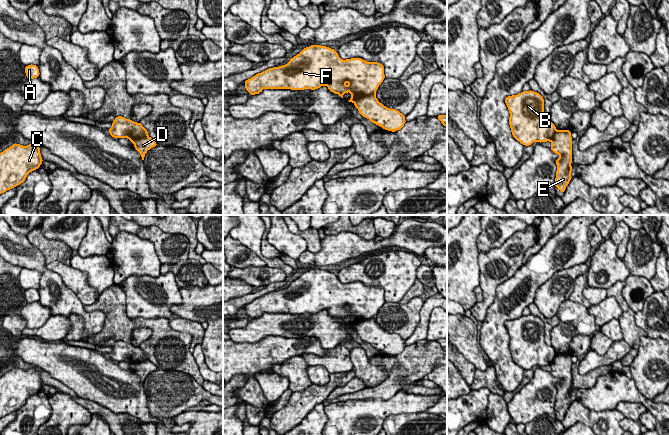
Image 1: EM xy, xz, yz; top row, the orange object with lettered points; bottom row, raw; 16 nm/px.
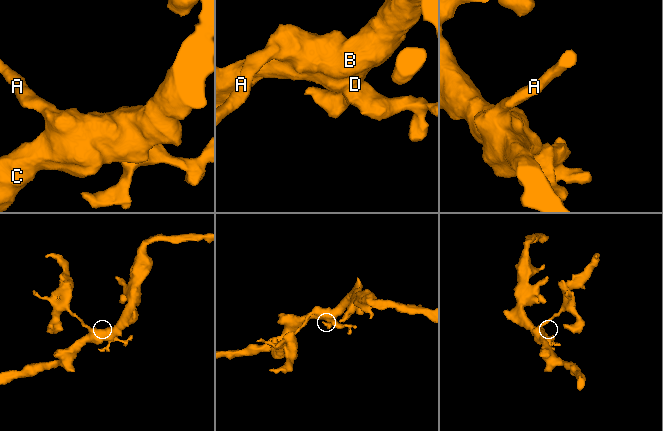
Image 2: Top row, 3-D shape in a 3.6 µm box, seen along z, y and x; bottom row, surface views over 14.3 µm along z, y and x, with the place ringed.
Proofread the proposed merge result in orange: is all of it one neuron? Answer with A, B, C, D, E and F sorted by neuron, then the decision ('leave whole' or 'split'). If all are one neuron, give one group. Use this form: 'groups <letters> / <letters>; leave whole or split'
groups A B C F / D E; split

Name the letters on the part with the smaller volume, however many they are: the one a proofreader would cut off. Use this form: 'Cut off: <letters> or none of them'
Cut off: D, E

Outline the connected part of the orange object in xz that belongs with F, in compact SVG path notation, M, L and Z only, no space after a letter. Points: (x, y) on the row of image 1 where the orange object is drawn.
M311 45L304 48L299 54L290 59L290 61L282 66L269 68L261 73L256 74L252 78L244 82L246 90L250 95L259 94L264 88L266 89L291 89L291 90L315 90L326 85L328 89L343 98L347 92L351 93L349 102L354 102L362 96L376 93L379 85L385 79L384 66L378 62L366 62L362 58L351 58L343 60L339 57L336 50L321 45Z

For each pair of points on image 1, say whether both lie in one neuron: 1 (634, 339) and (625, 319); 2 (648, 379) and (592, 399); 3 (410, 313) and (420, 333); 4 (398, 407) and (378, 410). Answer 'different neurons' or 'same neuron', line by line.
1: same neuron
2: different neurons
3: different neurons
4: same neuron

